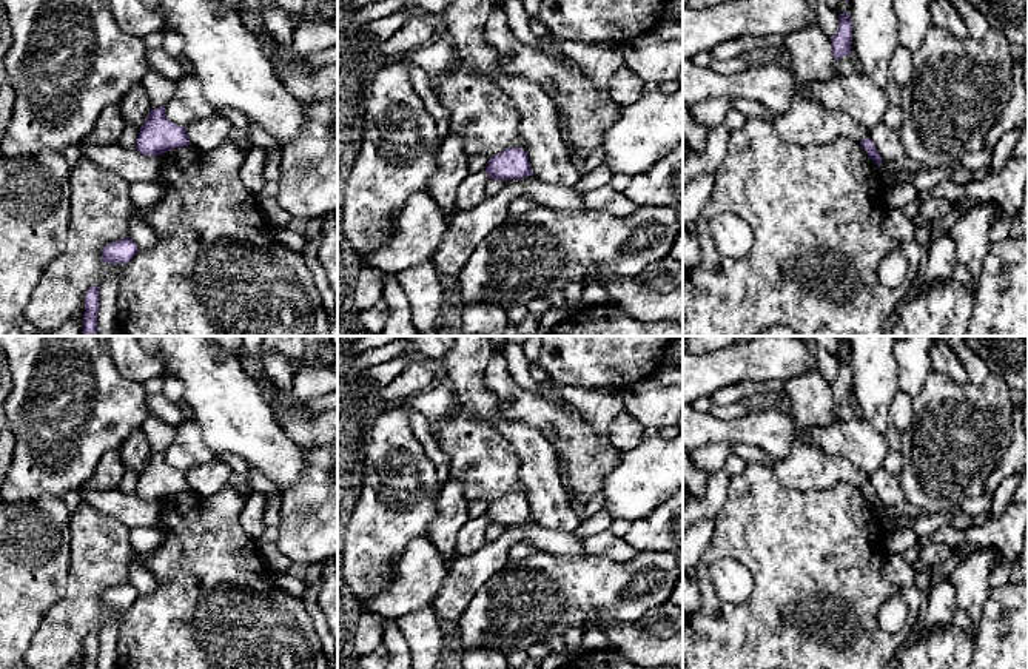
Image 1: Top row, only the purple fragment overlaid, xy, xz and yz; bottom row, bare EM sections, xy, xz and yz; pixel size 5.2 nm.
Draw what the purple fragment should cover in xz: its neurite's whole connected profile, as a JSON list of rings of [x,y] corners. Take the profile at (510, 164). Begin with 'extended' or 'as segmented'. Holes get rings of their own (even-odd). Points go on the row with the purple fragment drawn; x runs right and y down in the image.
as segmented; [[[507,148],[490,157],[485,171],[490,179],[501,179],[504,182],[533,176],[529,154],[522,148]]]

